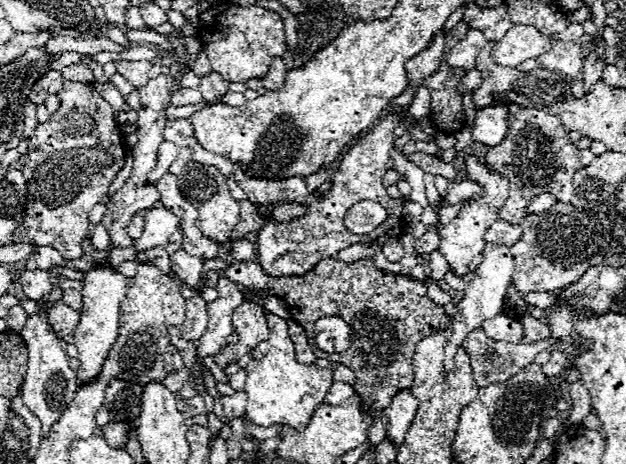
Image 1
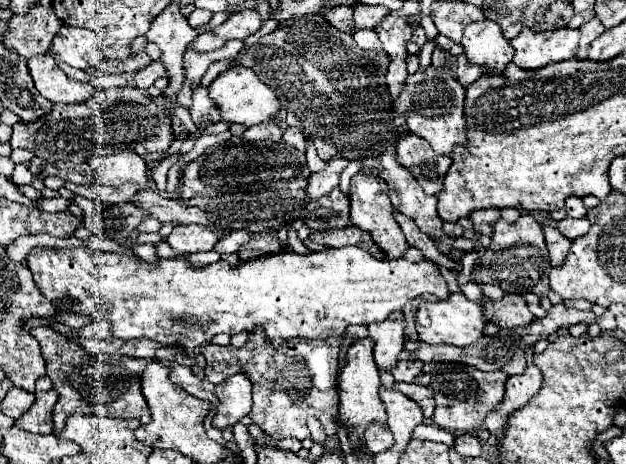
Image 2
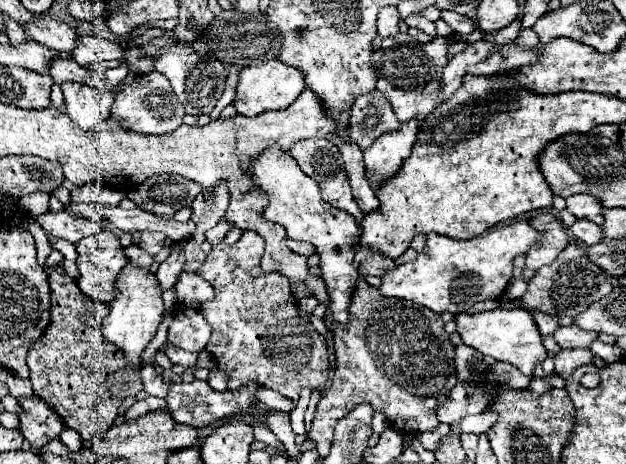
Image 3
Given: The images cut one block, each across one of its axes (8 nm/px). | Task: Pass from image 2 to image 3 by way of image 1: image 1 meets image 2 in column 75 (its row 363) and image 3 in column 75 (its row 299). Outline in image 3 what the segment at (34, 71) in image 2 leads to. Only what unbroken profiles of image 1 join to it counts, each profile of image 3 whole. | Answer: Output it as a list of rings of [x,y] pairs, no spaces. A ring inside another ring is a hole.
[[[74,82],[62,84],[62,92],[68,116],[82,130],[92,130],[110,118],[110,104],[114,102],[112,92],[102,92],[94,86]]]

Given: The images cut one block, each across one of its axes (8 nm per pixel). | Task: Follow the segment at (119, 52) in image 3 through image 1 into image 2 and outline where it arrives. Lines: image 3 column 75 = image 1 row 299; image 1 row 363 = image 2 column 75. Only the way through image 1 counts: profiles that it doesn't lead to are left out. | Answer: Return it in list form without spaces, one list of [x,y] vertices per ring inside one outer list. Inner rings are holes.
[[[62,26],[54,36],[50,50],[56,52],[68,66],[80,70],[94,68],[104,58],[98,36],[74,26]]]

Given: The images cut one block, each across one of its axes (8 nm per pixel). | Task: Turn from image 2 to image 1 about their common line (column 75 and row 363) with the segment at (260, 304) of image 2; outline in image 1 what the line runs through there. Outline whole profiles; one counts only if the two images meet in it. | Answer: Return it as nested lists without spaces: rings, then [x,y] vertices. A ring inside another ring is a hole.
[[[270,312],[266,314],[266,320],[272,330],[270,338],[256,346],[256,354],[246,366],[248,372],[244,390],[248,394],[246,420],[262,428],[282,424],[302,432],[308,426],[316,406],[324,400],[328,386],[332,386],[332,370],[318,368],[314,364],[298,364],[294,356],[294,344],[288,336],[288,322]]]

